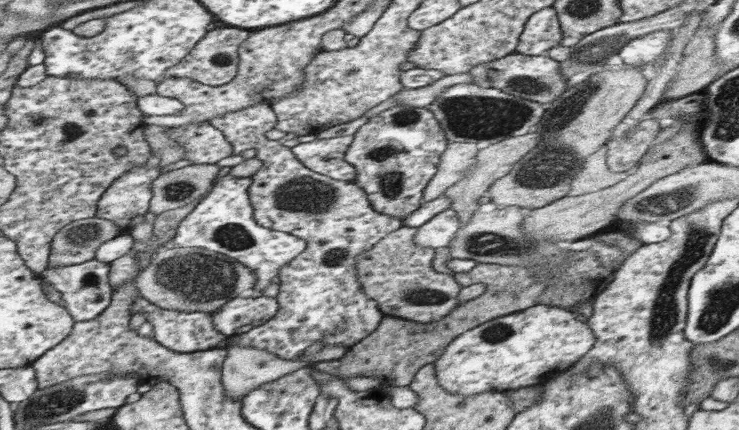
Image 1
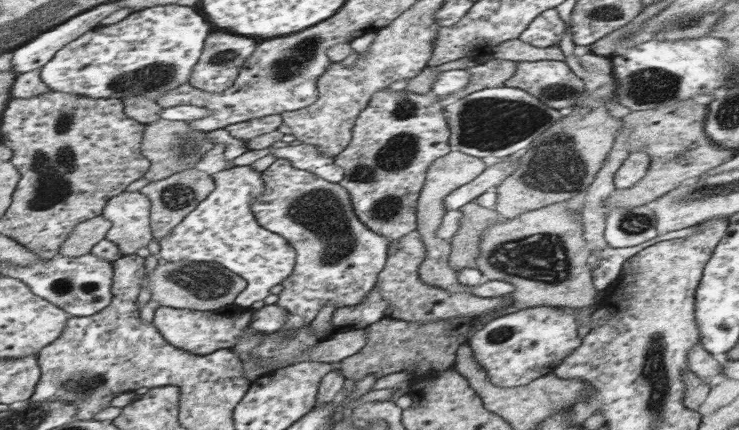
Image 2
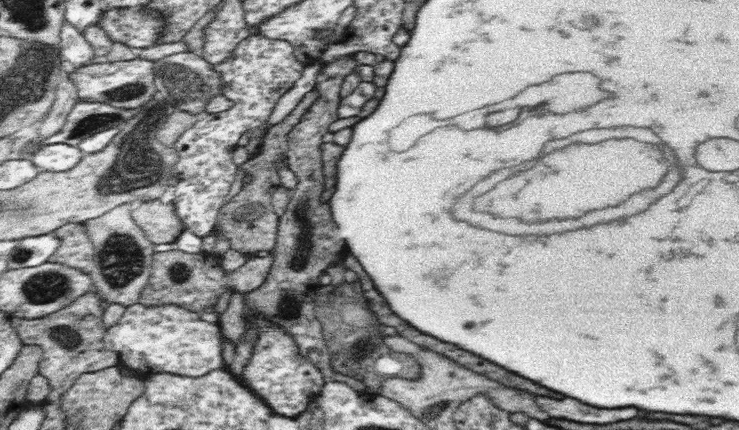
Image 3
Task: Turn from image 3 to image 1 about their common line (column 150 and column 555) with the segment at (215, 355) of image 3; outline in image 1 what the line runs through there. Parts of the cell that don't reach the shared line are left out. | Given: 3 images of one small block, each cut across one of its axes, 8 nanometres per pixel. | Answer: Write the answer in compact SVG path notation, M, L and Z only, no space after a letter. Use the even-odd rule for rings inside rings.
M539 304L517 314L501 316L499 320L489 320L487 324L479 324L479 328L473 328L471 332L463 332L463 336L453 338L451 344L447 344L447 348L443 350L443 356L435 360L433 370L437 370L437 380L441 388L451 394L475 396L481 392L515 392L519 388L543 386L555 376L567 372L575 362L589 354L593 346L595 334L591 334L591 328L587 324L575 320L571 310Z

